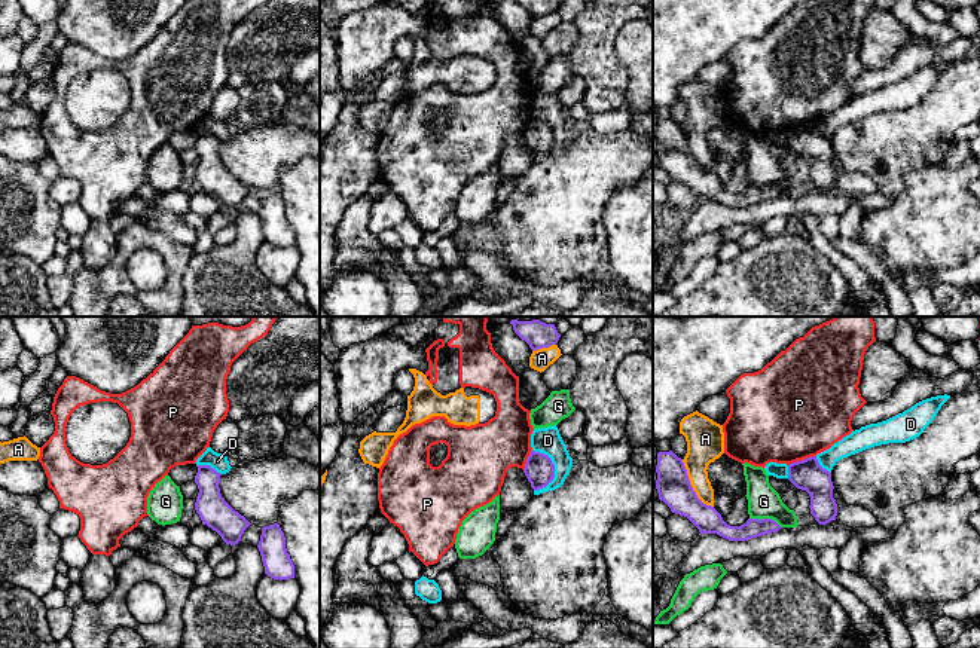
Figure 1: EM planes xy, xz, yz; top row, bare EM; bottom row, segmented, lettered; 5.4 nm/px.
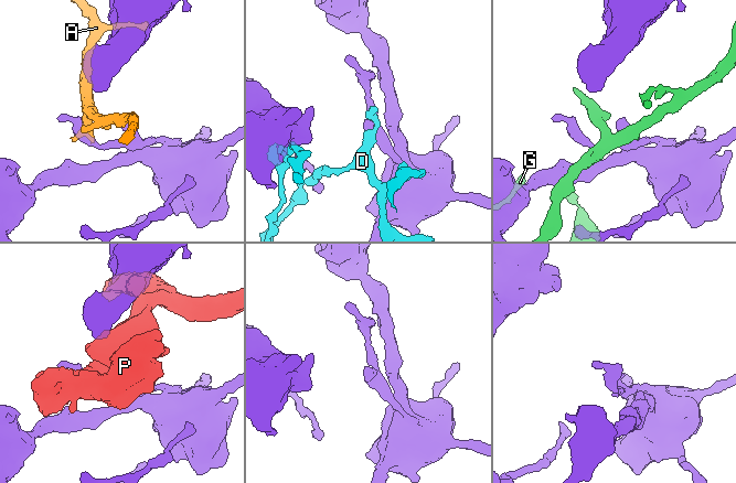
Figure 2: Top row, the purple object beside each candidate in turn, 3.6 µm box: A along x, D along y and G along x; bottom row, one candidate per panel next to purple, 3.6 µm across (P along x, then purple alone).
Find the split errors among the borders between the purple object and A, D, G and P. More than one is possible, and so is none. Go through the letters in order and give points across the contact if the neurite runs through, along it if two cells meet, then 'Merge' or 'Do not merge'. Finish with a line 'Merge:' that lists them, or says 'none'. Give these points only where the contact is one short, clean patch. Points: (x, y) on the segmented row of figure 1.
A: Boundary: yz (681, 459), (692, 489), (704, 503), (713, 507). Do not merge
D: Boundary: xz (533, 449), (545, 454), (553, 465), (553, 477), (537, 491). Do not merge
G: Do not merge
P: Do not merge
Merge: none

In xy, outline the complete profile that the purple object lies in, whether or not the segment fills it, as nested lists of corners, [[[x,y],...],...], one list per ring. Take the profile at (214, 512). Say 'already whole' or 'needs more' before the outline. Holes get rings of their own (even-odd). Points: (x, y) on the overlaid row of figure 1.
already whole; [[[196,465],[195,483],[199,493],[195,510],[202,525],[216,531],[226,544],[235,545],[241,541],[244,531],[251,525],[244,516],[235,511],[220,493],[220,473],[210,465]]]

